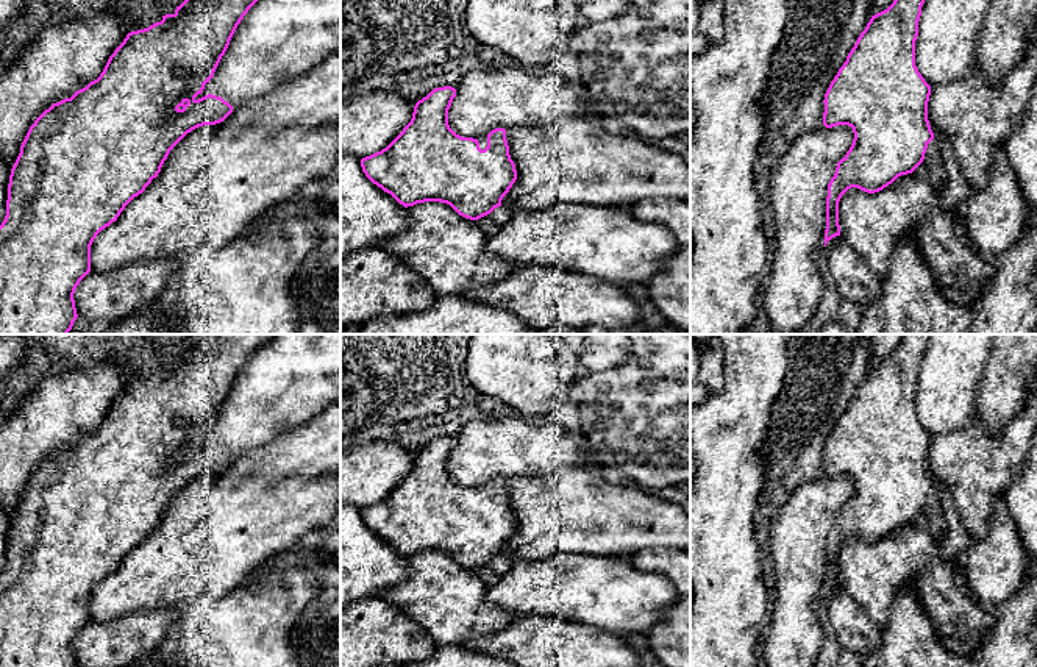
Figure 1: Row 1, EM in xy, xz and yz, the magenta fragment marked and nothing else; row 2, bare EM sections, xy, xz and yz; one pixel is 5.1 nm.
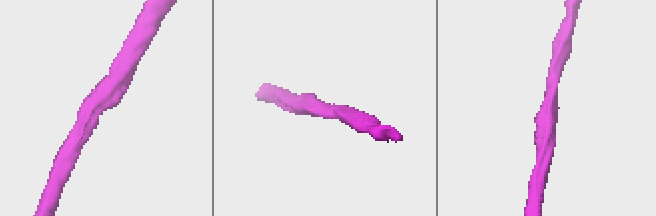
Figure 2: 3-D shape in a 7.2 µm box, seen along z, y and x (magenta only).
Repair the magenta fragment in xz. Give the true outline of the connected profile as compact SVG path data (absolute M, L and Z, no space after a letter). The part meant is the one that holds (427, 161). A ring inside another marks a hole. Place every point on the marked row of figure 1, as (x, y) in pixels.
M436 87L414 106L411 122L381 152L361 159L365 177L404 208L425 202L450 205L459 216L478 220L501 206L517 180L506 130L495 128L478 139L462 137L448 125L448 109L456 89Z

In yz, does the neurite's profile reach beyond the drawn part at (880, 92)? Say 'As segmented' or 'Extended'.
As segmented

